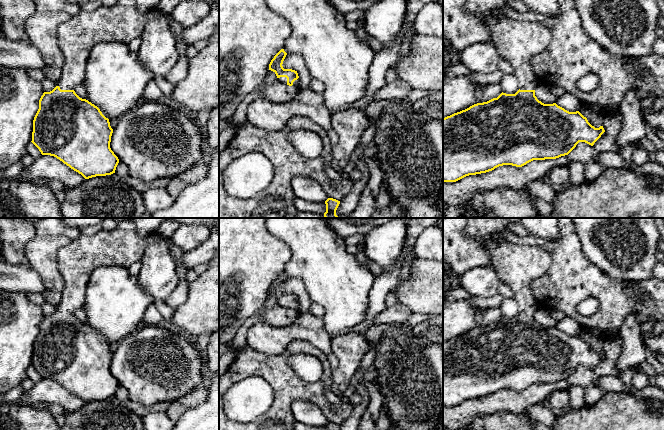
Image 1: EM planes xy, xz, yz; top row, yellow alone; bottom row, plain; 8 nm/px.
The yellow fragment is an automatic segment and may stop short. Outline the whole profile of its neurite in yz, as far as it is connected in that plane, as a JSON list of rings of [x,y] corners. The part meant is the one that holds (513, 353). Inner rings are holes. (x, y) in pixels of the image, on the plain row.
[[[468,218],[466,235],[488,250],[490,266],[514,292],[519,314],[515,318],[502,316],[497,322],[443,342],[443,406],[456,406],[503,389],[522,391],[533,384],[556,383],[568,379],[579,366],[593,370],[605,356],[603,350],[592,350],[579,335],[569,336],[556,327],[544,328],[537,323],[535,313],[540,305],[530,284],[548,271],[552,258],[539,246],[502,240],[499,235],[508,227],[506,218]]]

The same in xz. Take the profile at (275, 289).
[[[281,273],[271,284],[269,288],[269,294],[273,295],[278,305],[287,308],[289,310],[299,310],[299,300],[297,295],[292,293],[284,293],[282,288],[286,281],[287,277],[284,273]]]

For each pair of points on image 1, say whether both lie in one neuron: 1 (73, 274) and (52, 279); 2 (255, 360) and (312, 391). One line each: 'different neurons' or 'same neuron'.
1: different neurons
2: same neuron

